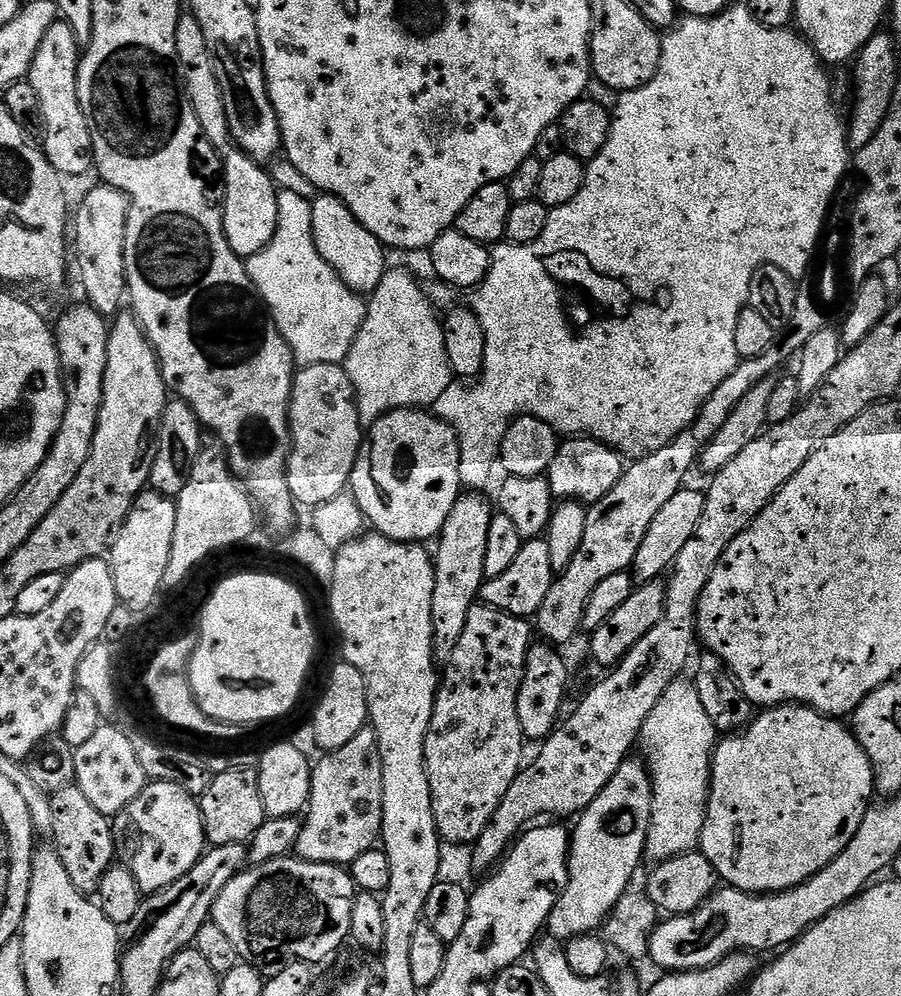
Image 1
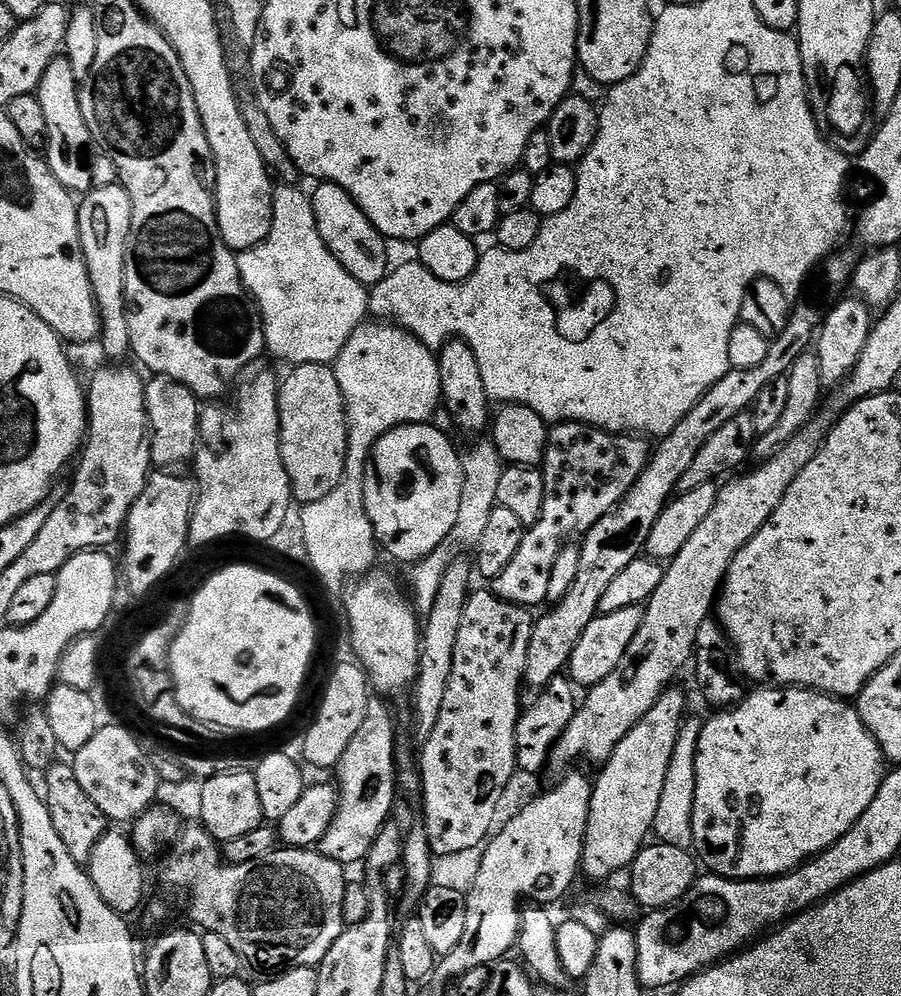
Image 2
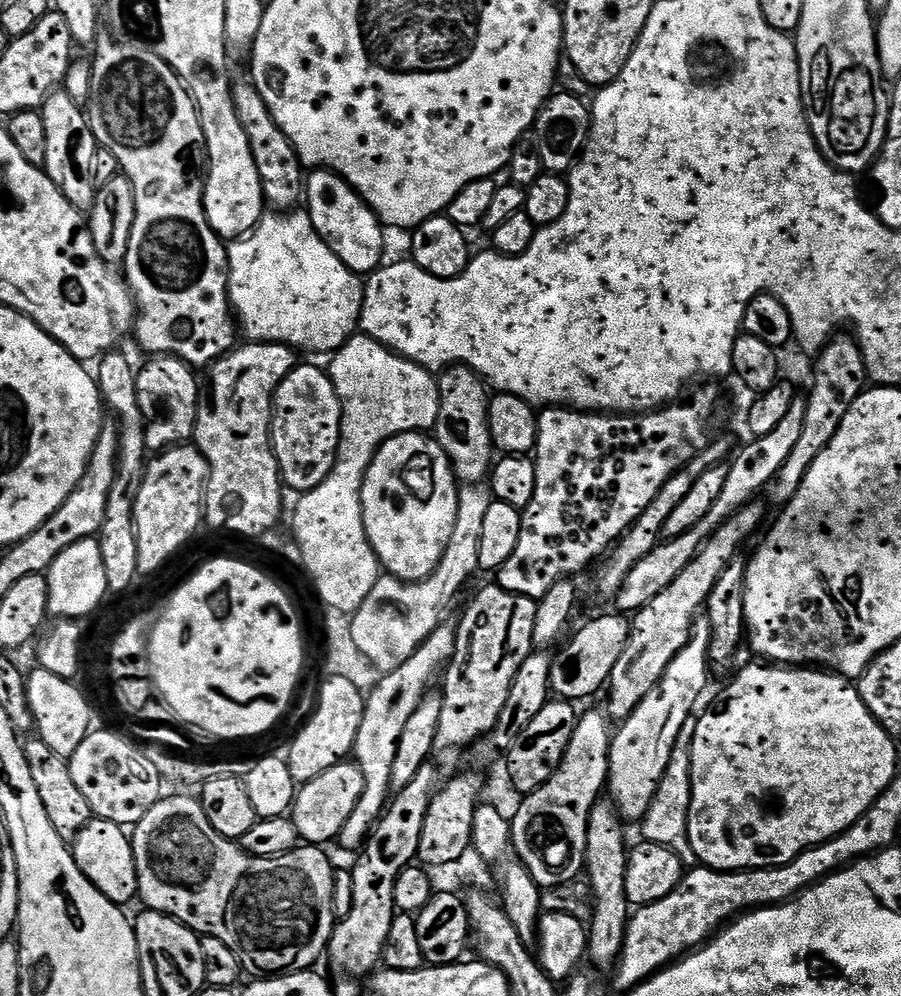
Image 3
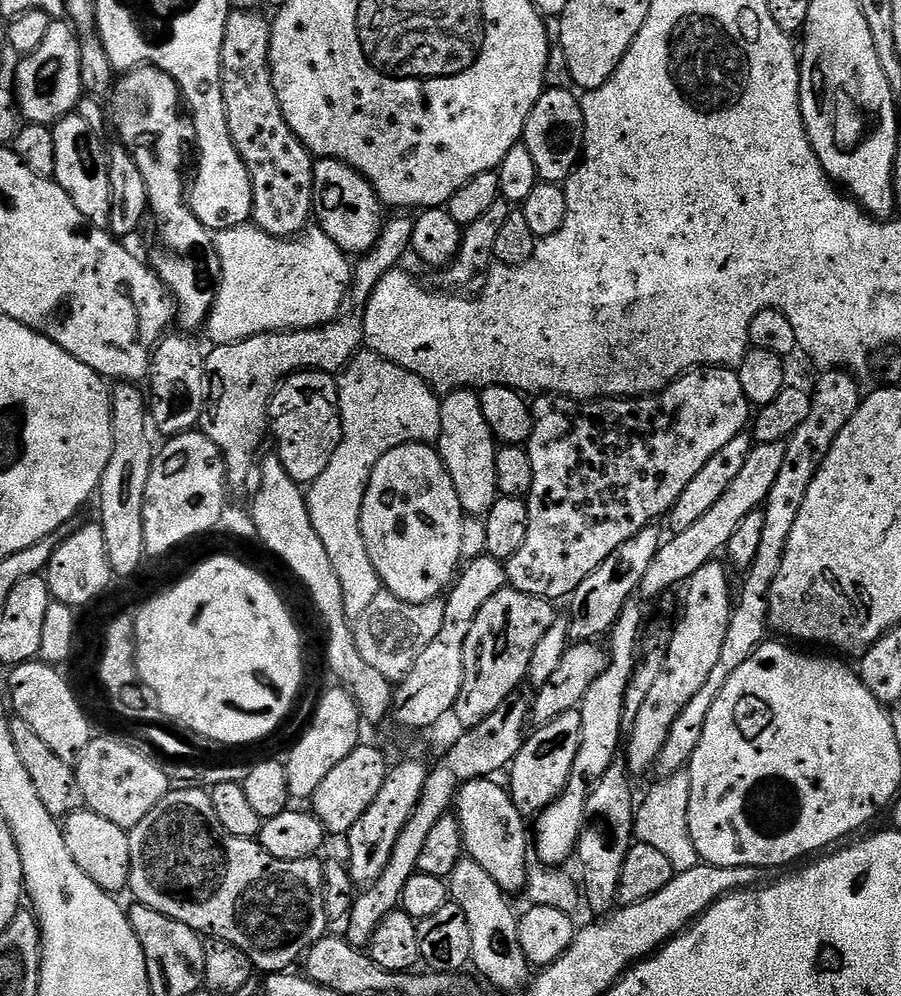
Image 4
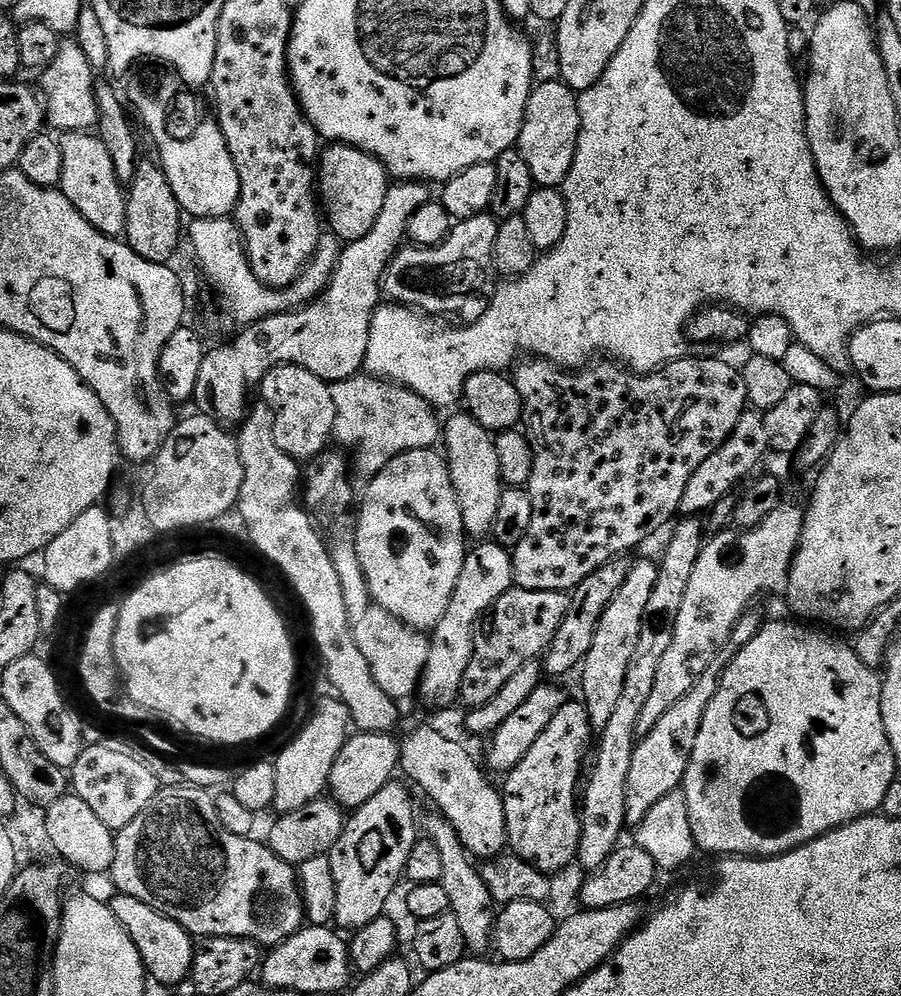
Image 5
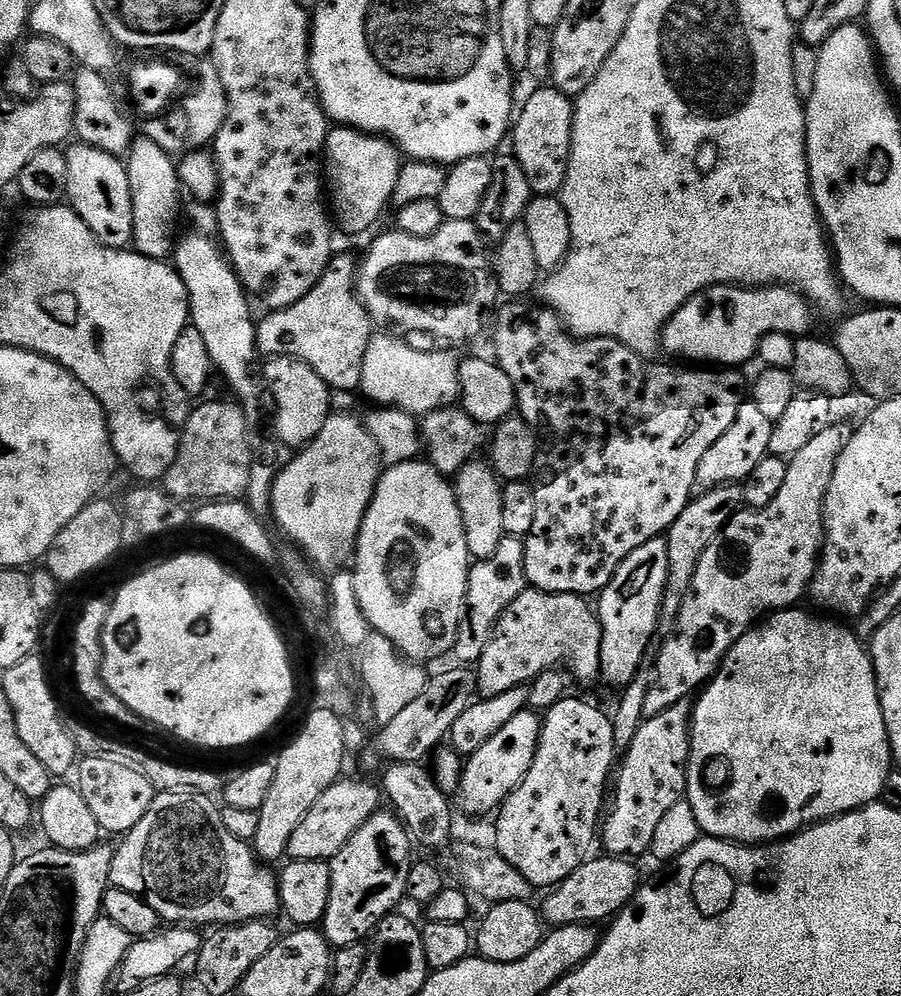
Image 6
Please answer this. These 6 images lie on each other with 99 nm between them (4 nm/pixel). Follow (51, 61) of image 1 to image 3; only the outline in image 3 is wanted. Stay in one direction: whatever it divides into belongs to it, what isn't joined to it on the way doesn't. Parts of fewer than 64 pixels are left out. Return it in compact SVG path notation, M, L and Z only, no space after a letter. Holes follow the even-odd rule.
M62 90L51 92L45 98L42 111L46 122L46 162L43 169L62 190L62 194L82 214L91 212L96 197L96 152L98 145L94 130L90 130L85 109Z

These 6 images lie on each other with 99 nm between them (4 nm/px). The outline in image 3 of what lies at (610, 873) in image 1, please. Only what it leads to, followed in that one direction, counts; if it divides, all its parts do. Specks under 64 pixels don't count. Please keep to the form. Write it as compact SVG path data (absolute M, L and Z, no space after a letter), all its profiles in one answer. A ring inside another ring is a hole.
M697 619L690 642L686 642L686 646L678 650L674 662L666 666L666 674L662 674L658 686L654 686L654 690L642 698L634 714L615 729L606 788L609 793L612 791L610 799L625 821L639 822L644 819L646 810L650 810L650 802L654 802L654 794L658 794L662 774L666 774L666 766L670 766L670 754L674 754L674 742L678 742L678 734L682 734L682 725L697 711L696 703L708 688L711 633L708 619Z

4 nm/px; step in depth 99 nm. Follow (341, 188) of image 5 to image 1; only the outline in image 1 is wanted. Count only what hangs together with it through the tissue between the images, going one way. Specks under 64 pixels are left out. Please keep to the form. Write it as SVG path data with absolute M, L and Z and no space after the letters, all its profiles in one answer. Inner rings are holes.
M327 194L317 195L312 200L312 213L314 214L314 246L318 254L328 263L342 278L342 282L351 292L357 294L371 294L386 278L384 272L384 255L386 249L383 244L350 214L346 202L342 202L336 196Z

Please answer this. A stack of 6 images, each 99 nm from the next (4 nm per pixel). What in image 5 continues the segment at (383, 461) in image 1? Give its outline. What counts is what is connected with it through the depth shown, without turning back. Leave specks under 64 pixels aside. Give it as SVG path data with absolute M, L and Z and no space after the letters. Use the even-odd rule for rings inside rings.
M436 448L410 450L406 454L398 454L398 458L391 460L367 484L354 539L358 562L362 562L375 607L385 608L417 631L427 633L434 630L438 622L442 622L446 606L450 606L454 586L458 586L458 574L462 574L466 551L462 510L458 506L448 461Z

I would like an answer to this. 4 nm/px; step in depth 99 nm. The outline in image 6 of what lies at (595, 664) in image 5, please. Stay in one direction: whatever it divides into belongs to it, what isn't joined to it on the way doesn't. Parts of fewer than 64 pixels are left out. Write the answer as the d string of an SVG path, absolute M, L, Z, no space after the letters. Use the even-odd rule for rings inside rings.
M661 538L646 542L646 546L638 546L633 552L628 555L622 562L622 566L618 566L618 570L614 574L614 578L605 586L604 591L599 593L598 601L600 600L600 608L598 604L598 615L600 617L600 625L602 626L602 650L600 651L600 675L603 683L613 684L616 690L623 690L630 681L642 671L640 664L644 660L644 655L648 652L648 647L652 644L652 635L657 635L658 629L656 623L660 617L660 607L662 606L662 594L666 590L666 574L670 570L670 554L668 553L668 541Z

